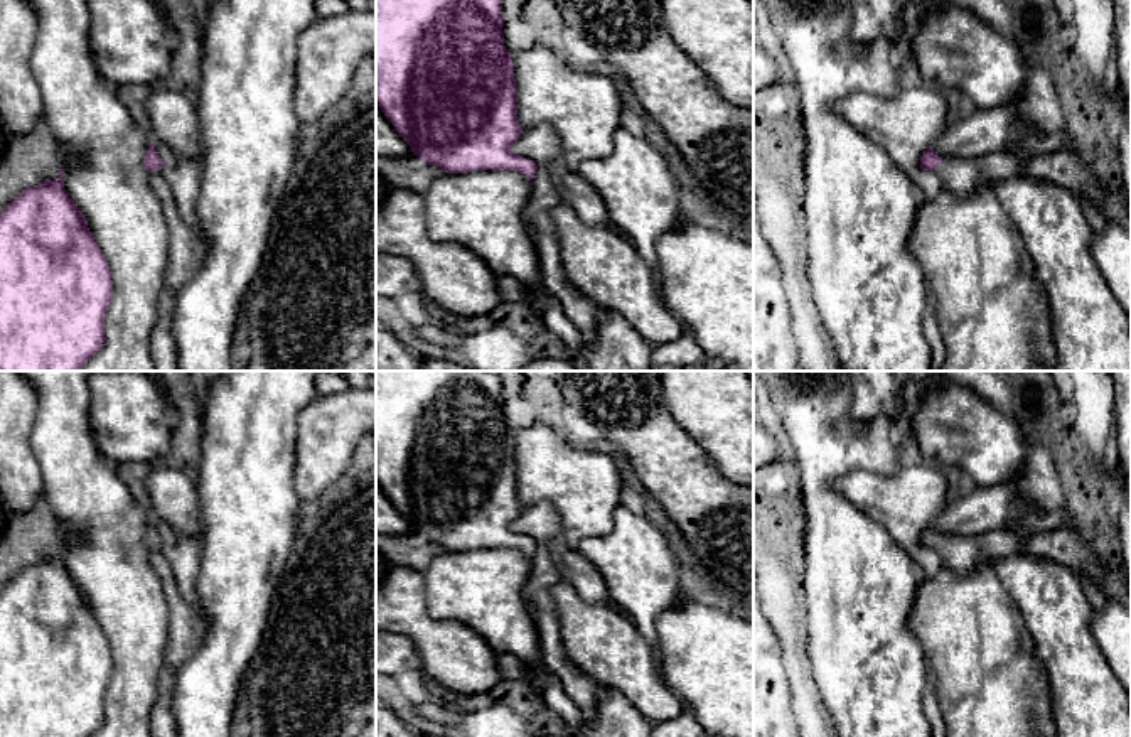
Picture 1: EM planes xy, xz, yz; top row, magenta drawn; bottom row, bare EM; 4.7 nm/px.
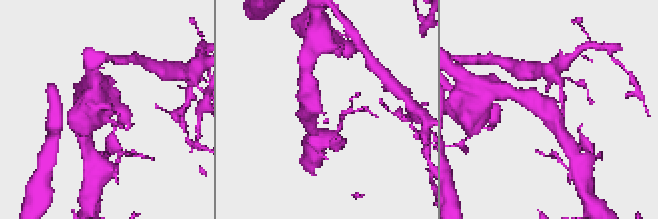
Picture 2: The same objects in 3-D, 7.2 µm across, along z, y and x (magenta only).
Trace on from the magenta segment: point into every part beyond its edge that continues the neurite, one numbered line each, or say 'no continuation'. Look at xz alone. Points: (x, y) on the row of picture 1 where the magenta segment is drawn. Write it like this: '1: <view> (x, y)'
no continuation

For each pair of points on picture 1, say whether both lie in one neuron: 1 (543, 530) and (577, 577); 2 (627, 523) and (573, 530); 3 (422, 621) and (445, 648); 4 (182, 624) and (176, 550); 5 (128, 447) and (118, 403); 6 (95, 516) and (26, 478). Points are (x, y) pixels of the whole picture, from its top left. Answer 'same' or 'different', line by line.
1: same
2: different
3: same
4: different
5: same
6: different

